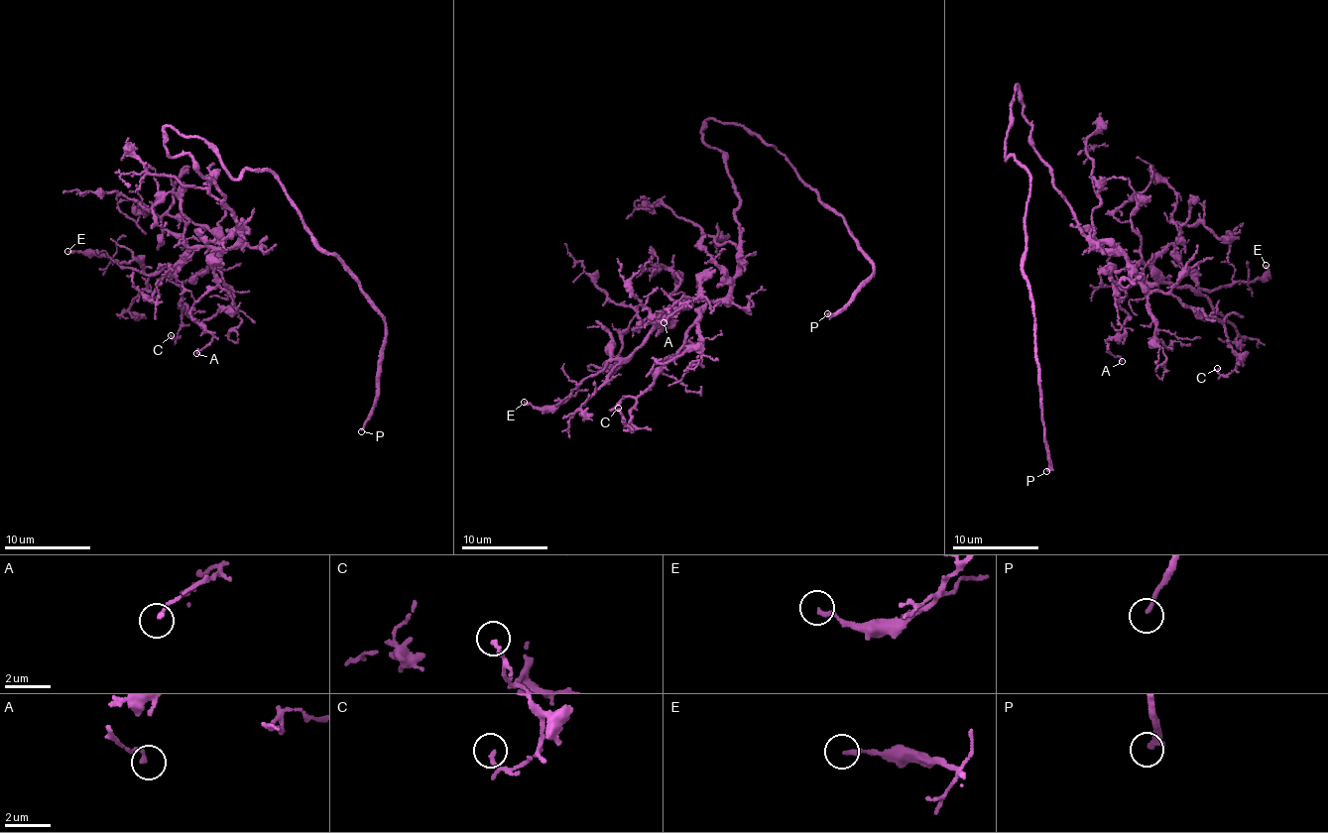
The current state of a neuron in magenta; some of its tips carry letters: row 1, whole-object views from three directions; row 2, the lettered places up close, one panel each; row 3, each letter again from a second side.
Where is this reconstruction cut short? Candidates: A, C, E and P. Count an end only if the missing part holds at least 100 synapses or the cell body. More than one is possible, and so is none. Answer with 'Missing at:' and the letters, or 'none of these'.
Missing at: P

